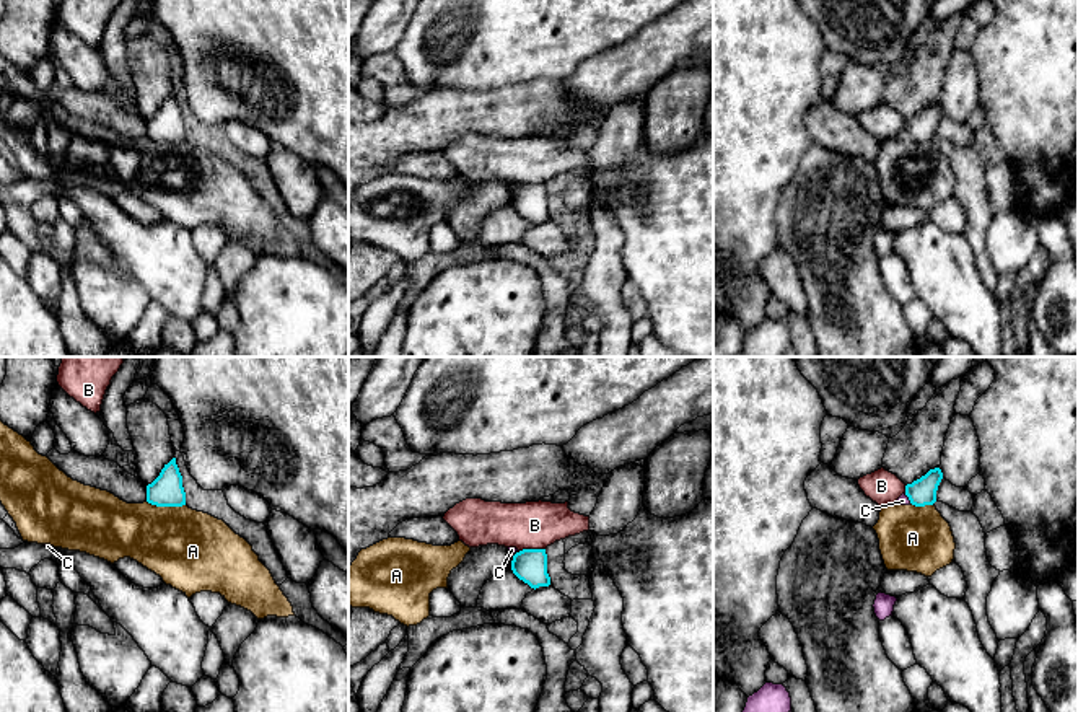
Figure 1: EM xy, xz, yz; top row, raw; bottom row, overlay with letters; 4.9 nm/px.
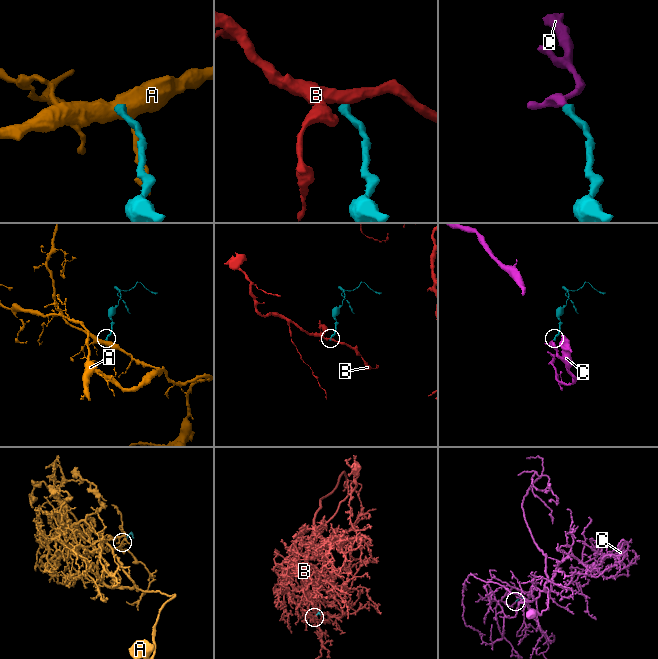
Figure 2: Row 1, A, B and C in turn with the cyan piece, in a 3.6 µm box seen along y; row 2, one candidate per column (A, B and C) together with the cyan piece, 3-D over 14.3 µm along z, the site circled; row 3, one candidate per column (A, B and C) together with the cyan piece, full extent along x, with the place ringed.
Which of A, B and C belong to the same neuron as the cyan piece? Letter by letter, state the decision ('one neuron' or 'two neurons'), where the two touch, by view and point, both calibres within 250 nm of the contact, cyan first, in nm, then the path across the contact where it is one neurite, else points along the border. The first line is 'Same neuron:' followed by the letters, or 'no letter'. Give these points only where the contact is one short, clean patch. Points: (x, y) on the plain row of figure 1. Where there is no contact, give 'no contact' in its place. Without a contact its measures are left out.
Same neuron: C
A: two neurons; meets cyan in xy at (166, 140); 160 nm thick on the cyan side, 400 nm on the other; border along xy (147, 136), (157, 140), (184, 140)
B: two neurons; meets cyan in xz at (531, 184); 160 nm thick on the cyan side, 240 nm on the other
C: one neuron; meets cyan in yz at (907, 131); 140 nm thick on the cyan side, 50 nm on the other; runs through yz (920, 127), (907, 131), (902, 136)

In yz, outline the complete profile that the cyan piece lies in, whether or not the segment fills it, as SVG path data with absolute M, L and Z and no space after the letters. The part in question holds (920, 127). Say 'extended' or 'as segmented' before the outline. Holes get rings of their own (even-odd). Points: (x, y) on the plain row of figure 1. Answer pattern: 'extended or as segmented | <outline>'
extended | M940 103L930 104L925 111L905 121L905 127L892 140L925 142L936 137L936 125L943 114Z

